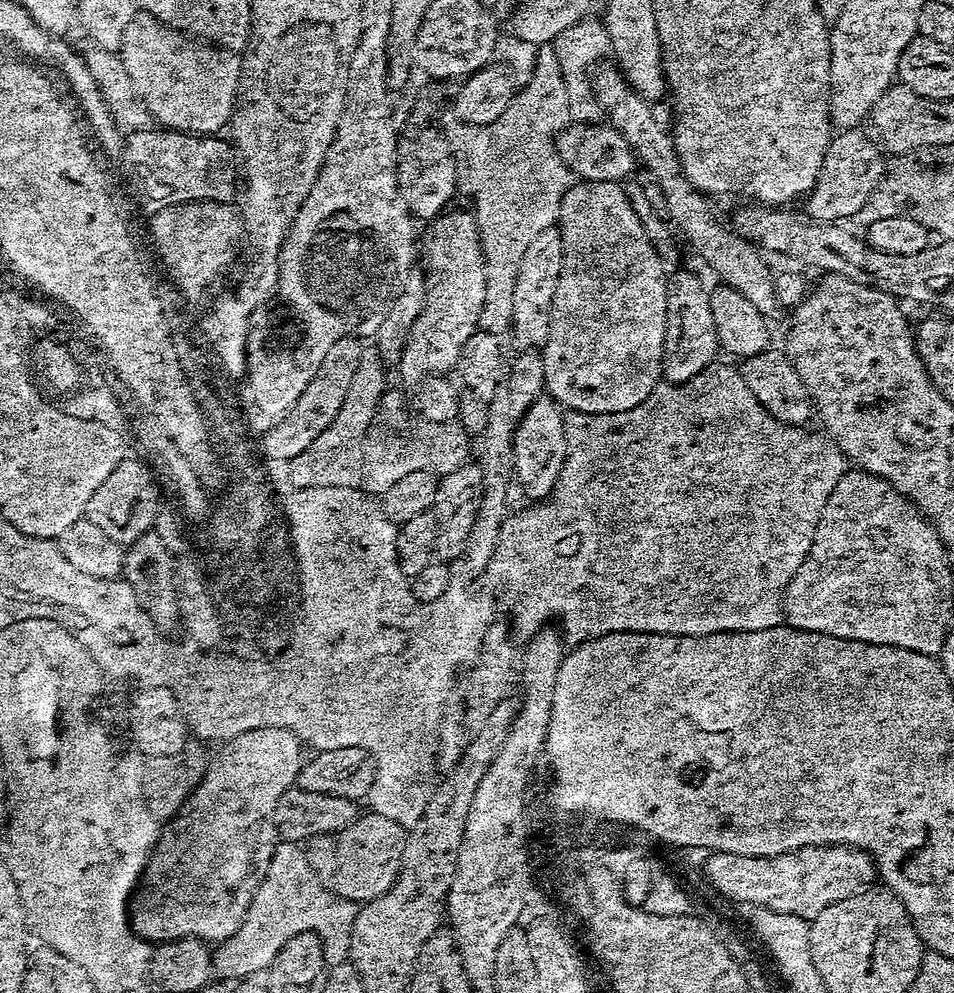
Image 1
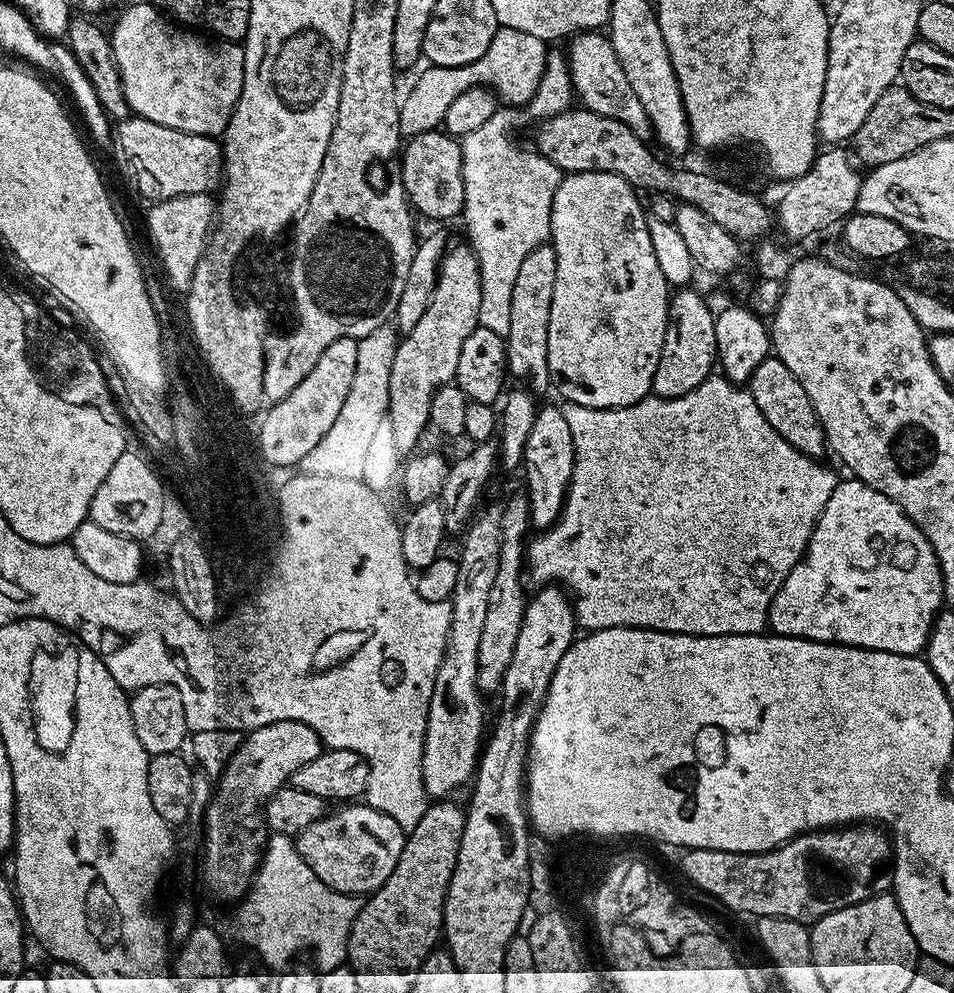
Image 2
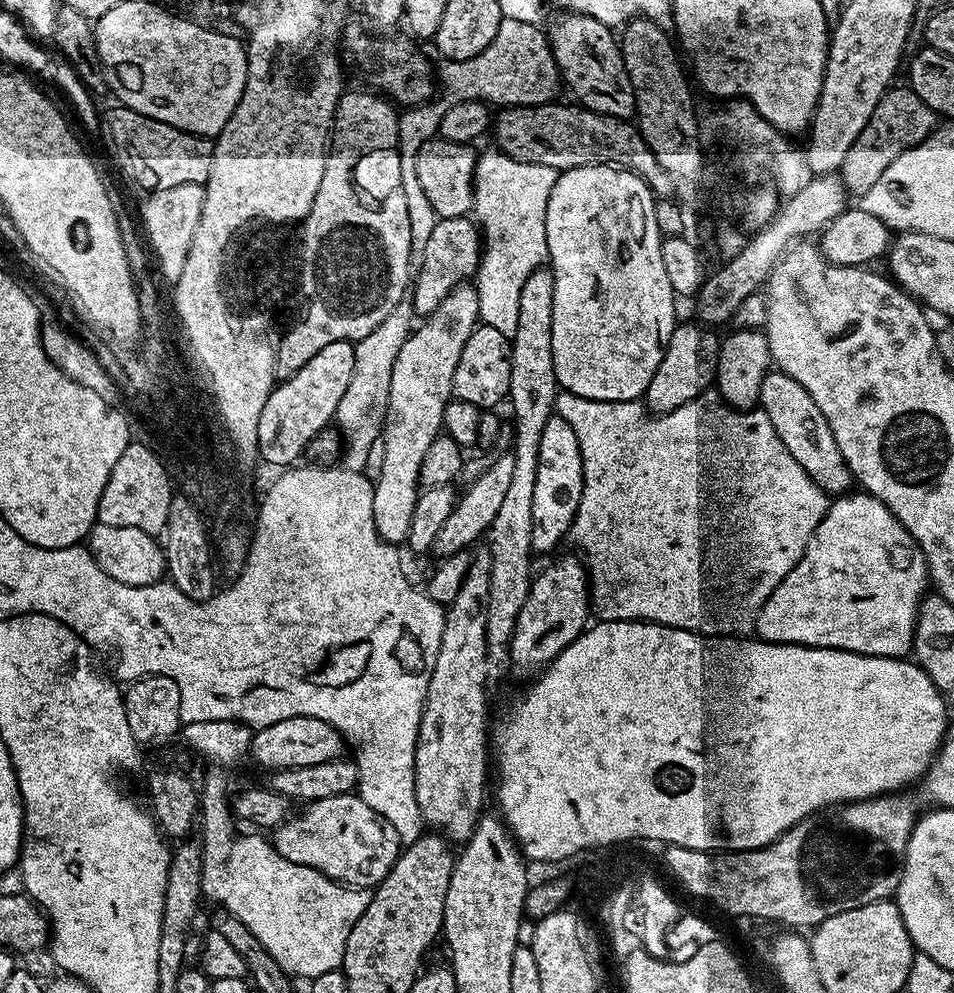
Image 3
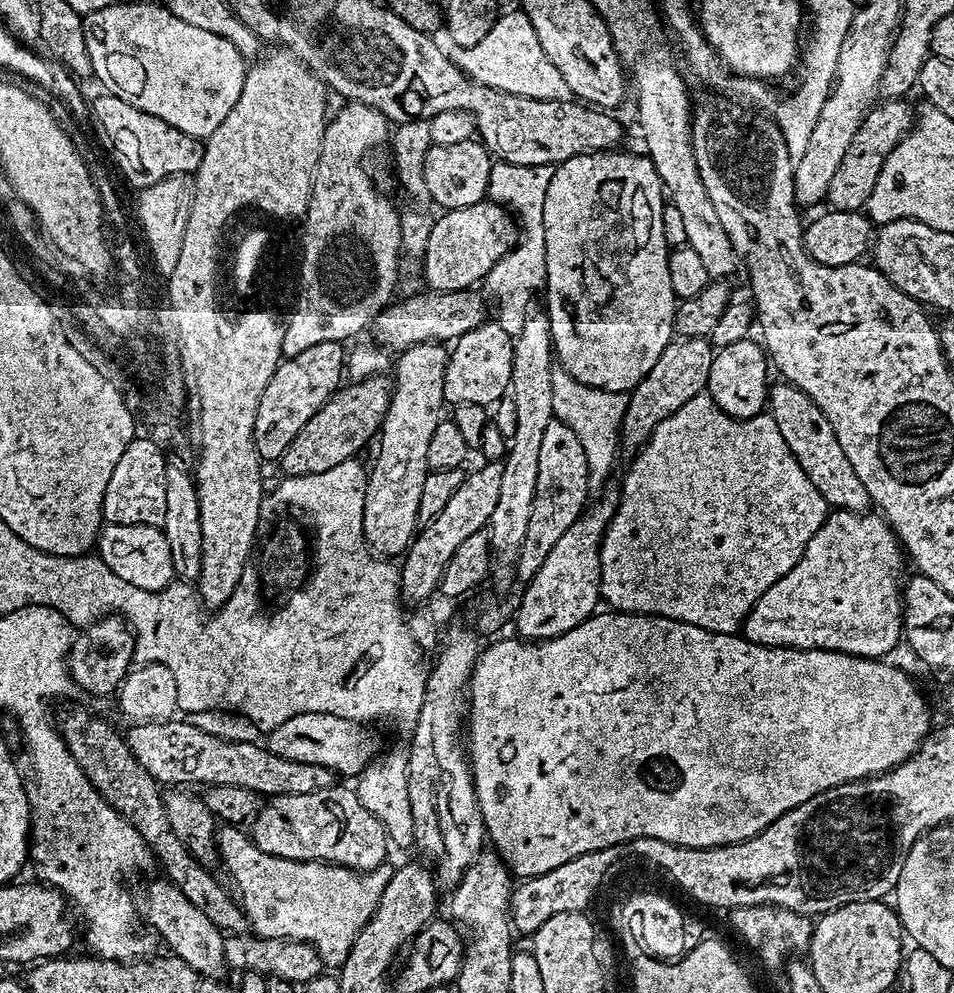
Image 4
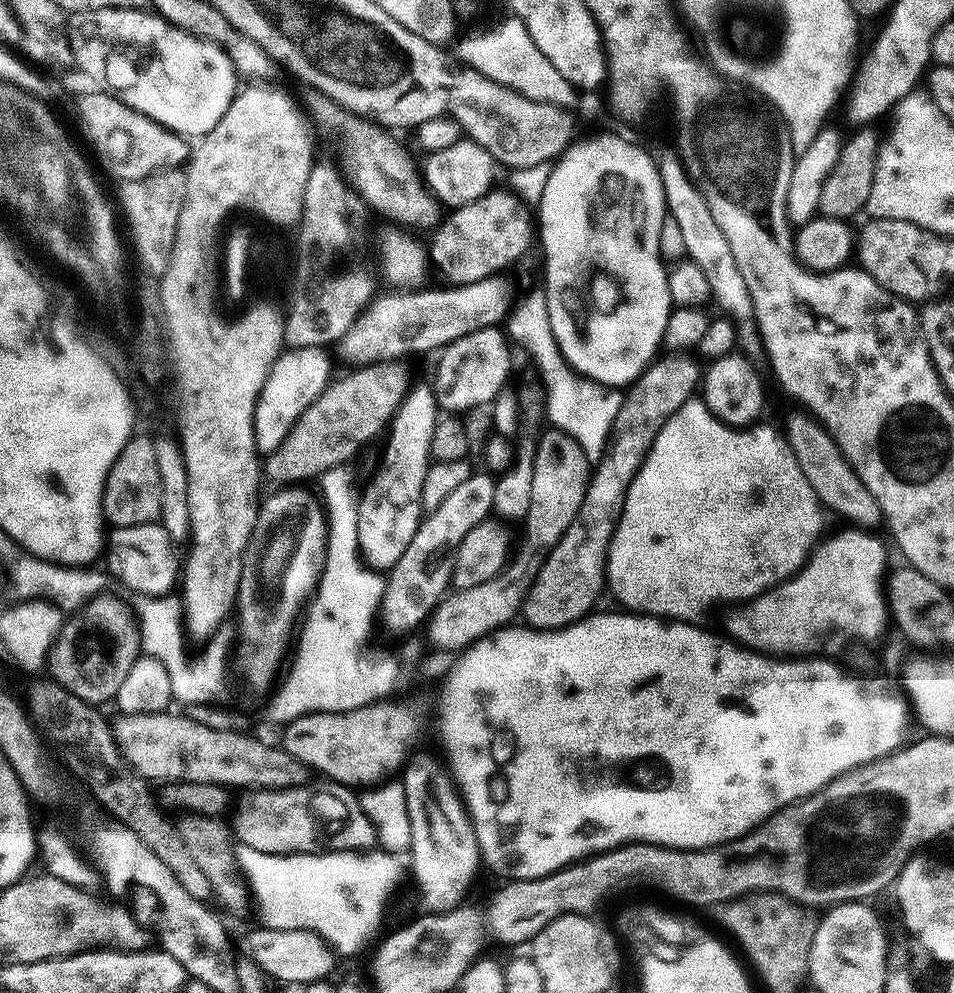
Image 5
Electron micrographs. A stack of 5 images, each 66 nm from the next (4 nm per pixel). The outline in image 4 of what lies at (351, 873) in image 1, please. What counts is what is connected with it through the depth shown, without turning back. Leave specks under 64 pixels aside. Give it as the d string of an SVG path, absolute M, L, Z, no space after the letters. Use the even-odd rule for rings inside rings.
M348 790L344 796L344 804L335 808L324 801L325 797L319 792L310 794L294 794L293 796L273 796L261 807L260 813L254 818L256 829L250 832L253 844L271 856L280 856L283 860L301 860L302 862L319 862L321 864L338 864L351 866L356 870L371 870L385 863L388 856L390 841L384 833L382 822L362 806L355 791Z

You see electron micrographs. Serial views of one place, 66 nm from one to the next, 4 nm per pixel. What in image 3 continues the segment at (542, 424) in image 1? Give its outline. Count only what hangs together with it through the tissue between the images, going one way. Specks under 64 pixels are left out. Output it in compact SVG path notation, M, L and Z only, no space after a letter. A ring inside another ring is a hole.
M552 415L542 429L542 440L538 442L538 466L534 478L534 514L532 515L532 543L540 546L544 532L554 543L565 543L569 529L576 517L578 502L584 489L582 456L578 450L578 438L570 430L570 422Z

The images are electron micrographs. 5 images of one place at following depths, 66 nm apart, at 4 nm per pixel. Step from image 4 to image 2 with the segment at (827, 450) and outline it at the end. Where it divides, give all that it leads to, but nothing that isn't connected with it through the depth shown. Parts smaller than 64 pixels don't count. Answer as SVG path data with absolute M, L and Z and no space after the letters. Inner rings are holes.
M775 358L764 360L758 370L754 370L746 387L752 393L758 410L762 410L762 418L766 418L766 422L770 422L770 426L774 426L774 430L778 430L778 434L786 438L786 442L793 444L805 456L813 458L819 457L820 451L825 451L826 441L818 414L810 398L806 398L802 382L798 382L798 378L794 378L794 374L786 370L784 363Z

